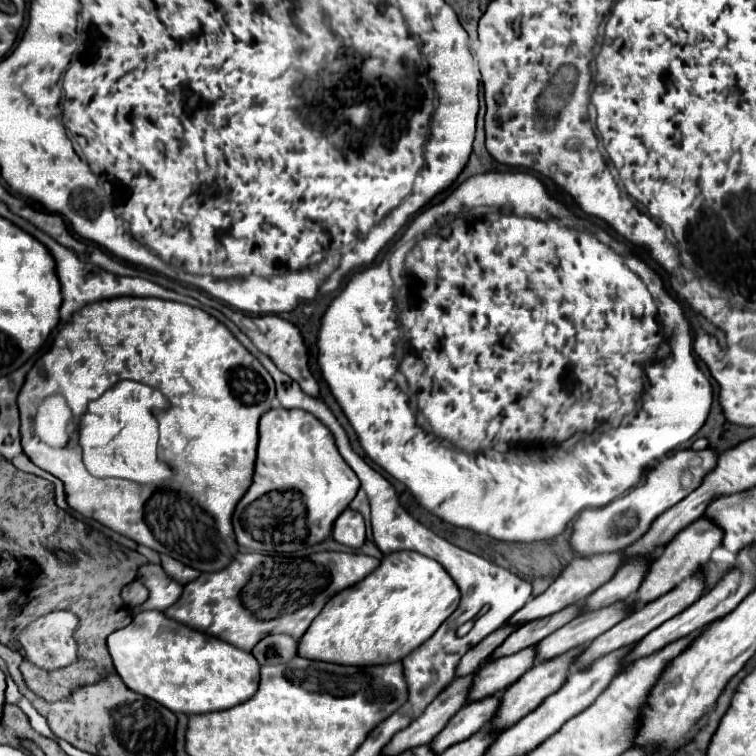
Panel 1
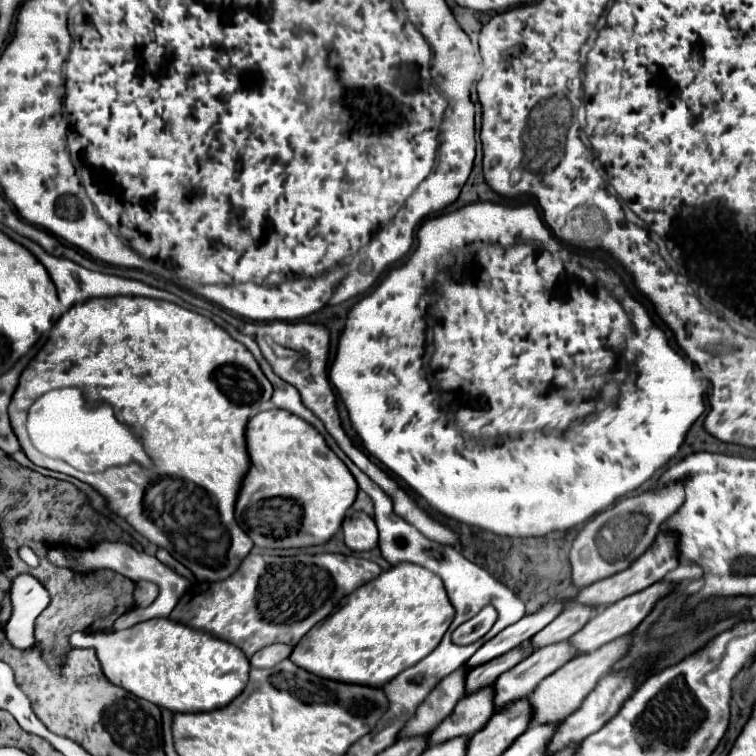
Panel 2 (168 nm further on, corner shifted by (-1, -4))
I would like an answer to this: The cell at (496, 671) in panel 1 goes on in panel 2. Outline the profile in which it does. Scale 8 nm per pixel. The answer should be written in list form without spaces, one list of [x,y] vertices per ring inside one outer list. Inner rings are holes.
[[[486,686],[476,694],[464,696],[456,704],[454,712],[430,734],[428,746],[442,744],[458,736],[472,736],[474,732],[482,730],[490,716],[494,714],[494,704],[490,700],[490,696],[494,696],[492,690],[494,690],[492,686]]]

